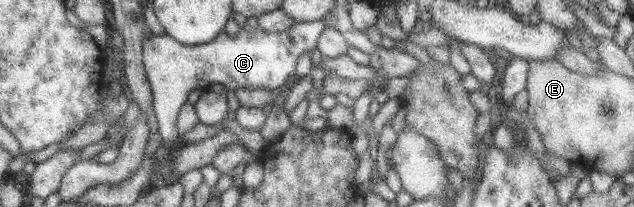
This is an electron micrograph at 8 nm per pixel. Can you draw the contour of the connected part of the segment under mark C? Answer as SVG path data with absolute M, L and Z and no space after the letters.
M323 20L295 22L281 33L266 32L258 25L248 30L244 25L236 36L221 32L213 41L201 45L183 45L167 34L152 34L151 38L144 38L142 60L152 89L153 111L158 123L157 132L163 138L162 145L172 147L174 139L181 137L176 119L194 89L202 89L209 84L221 84L234 92L243 88L277 90L285 87L300 57L315 49L325 28Z

